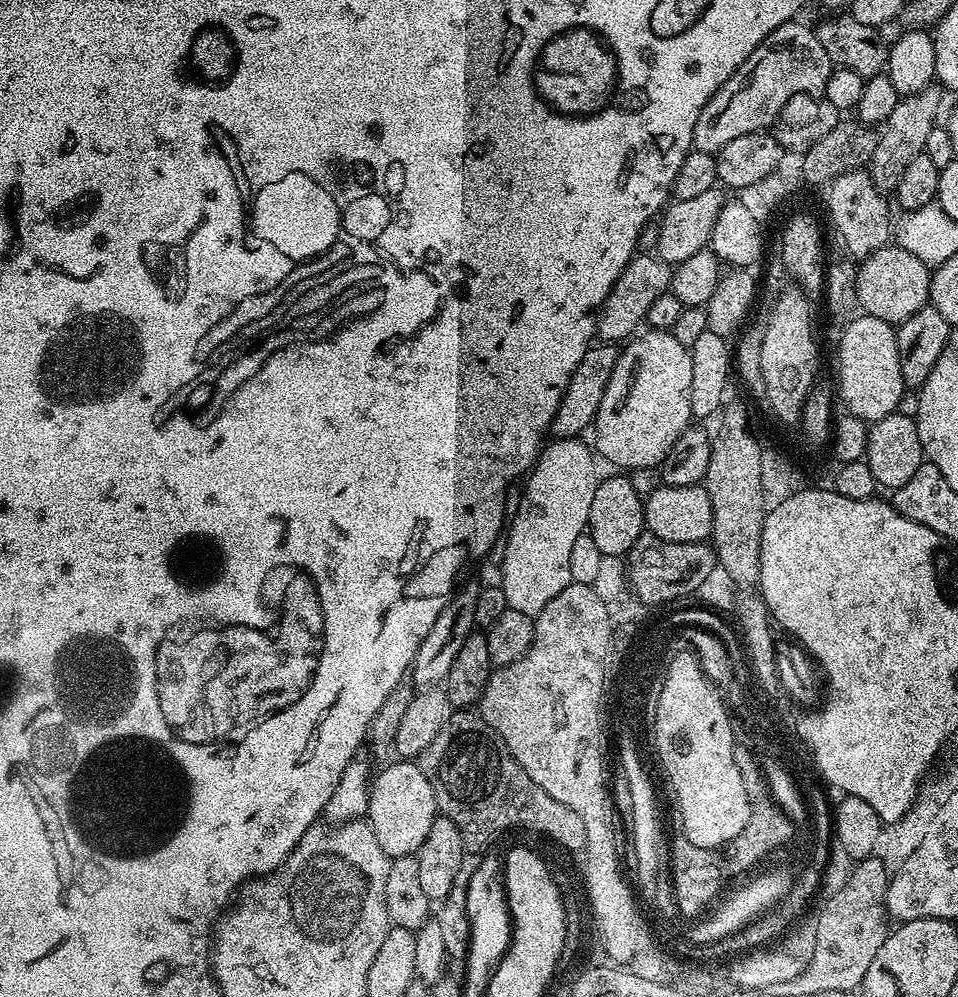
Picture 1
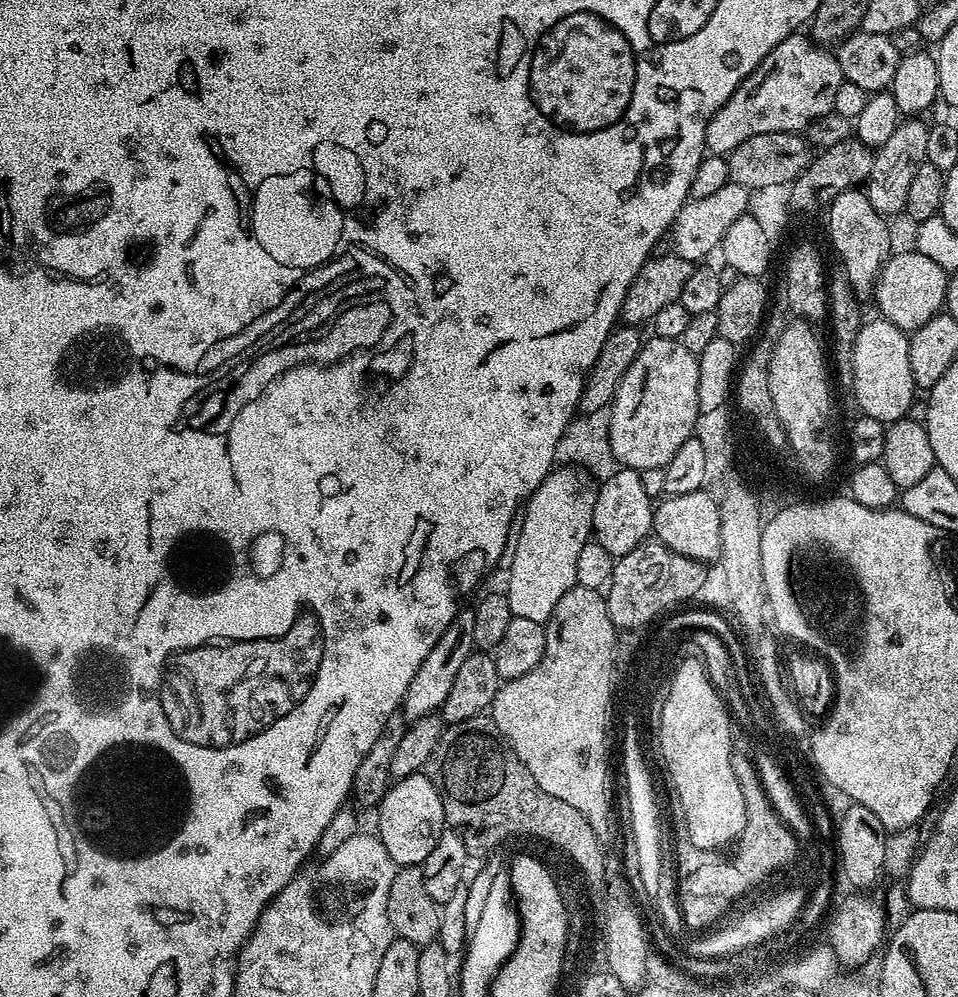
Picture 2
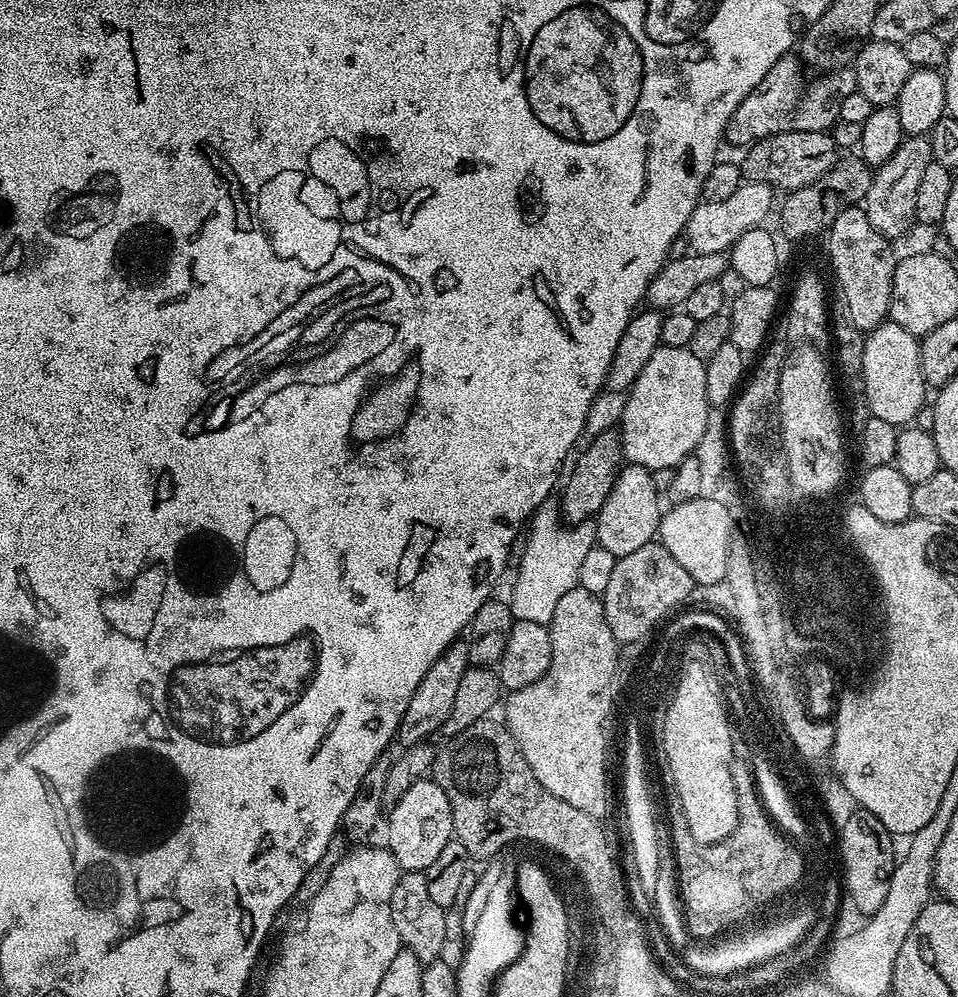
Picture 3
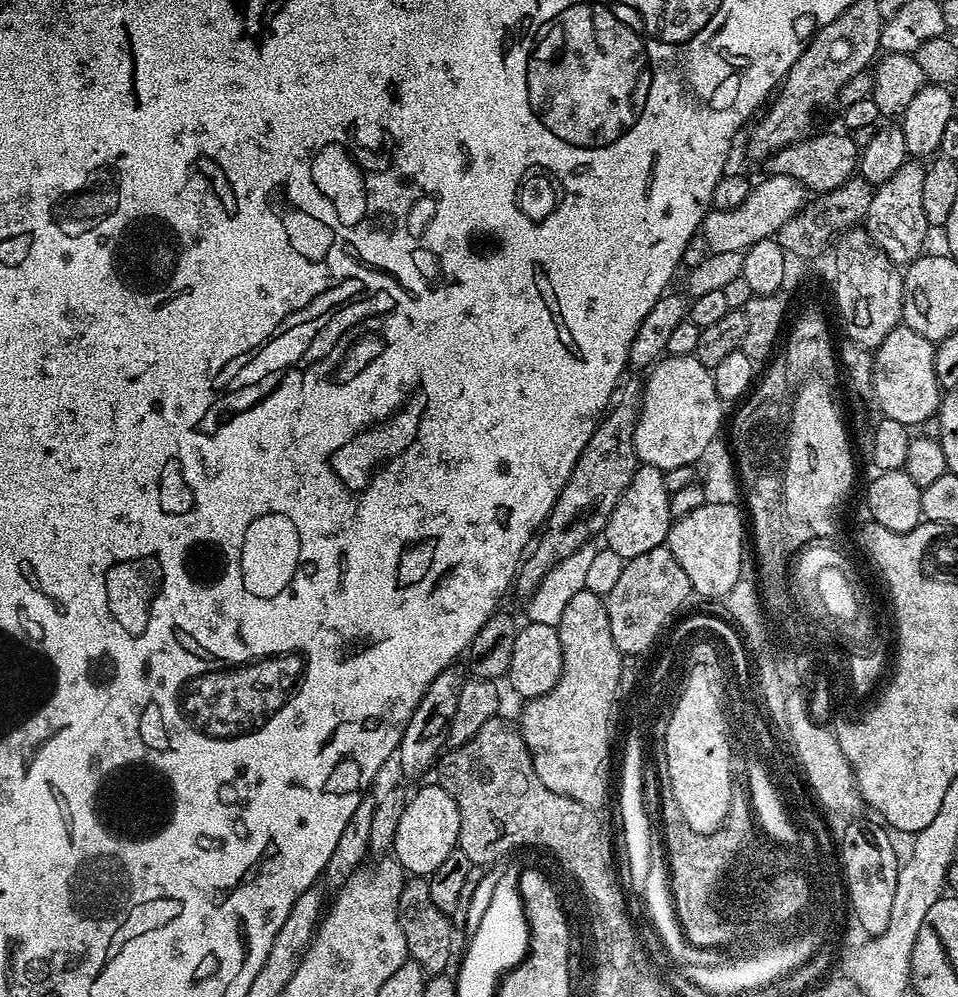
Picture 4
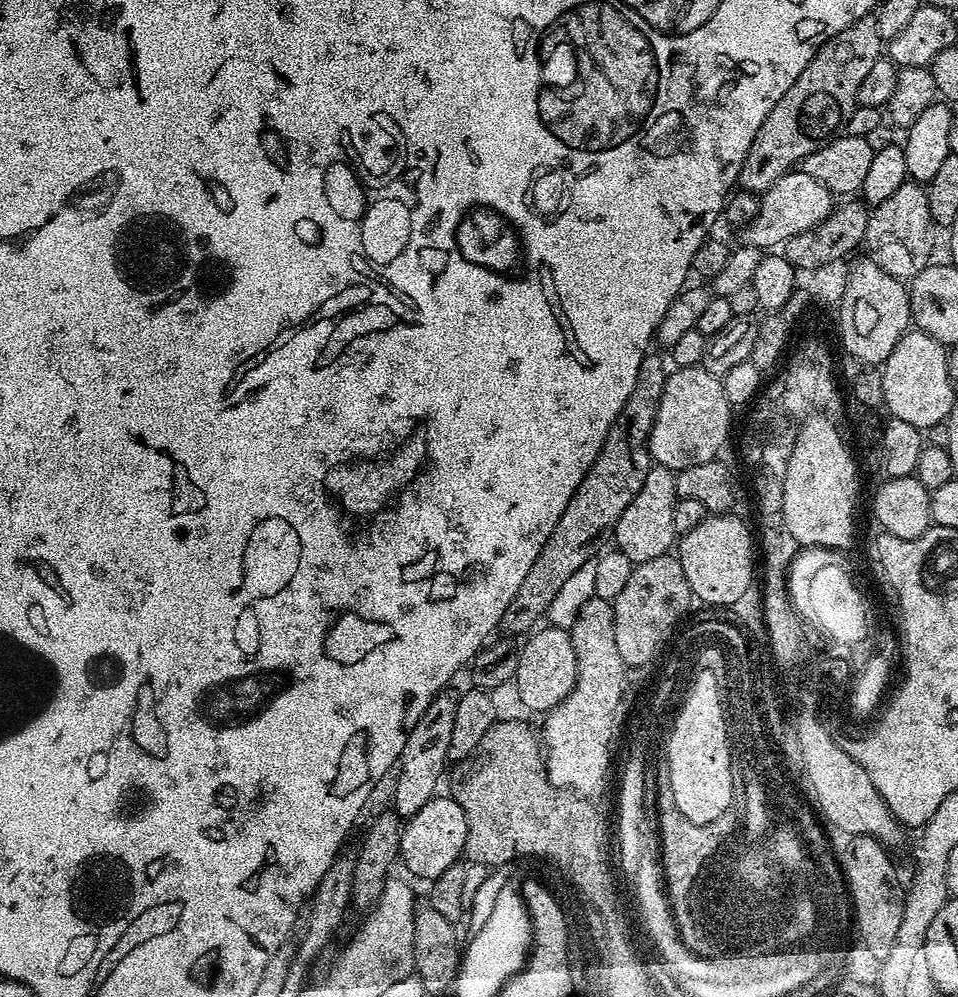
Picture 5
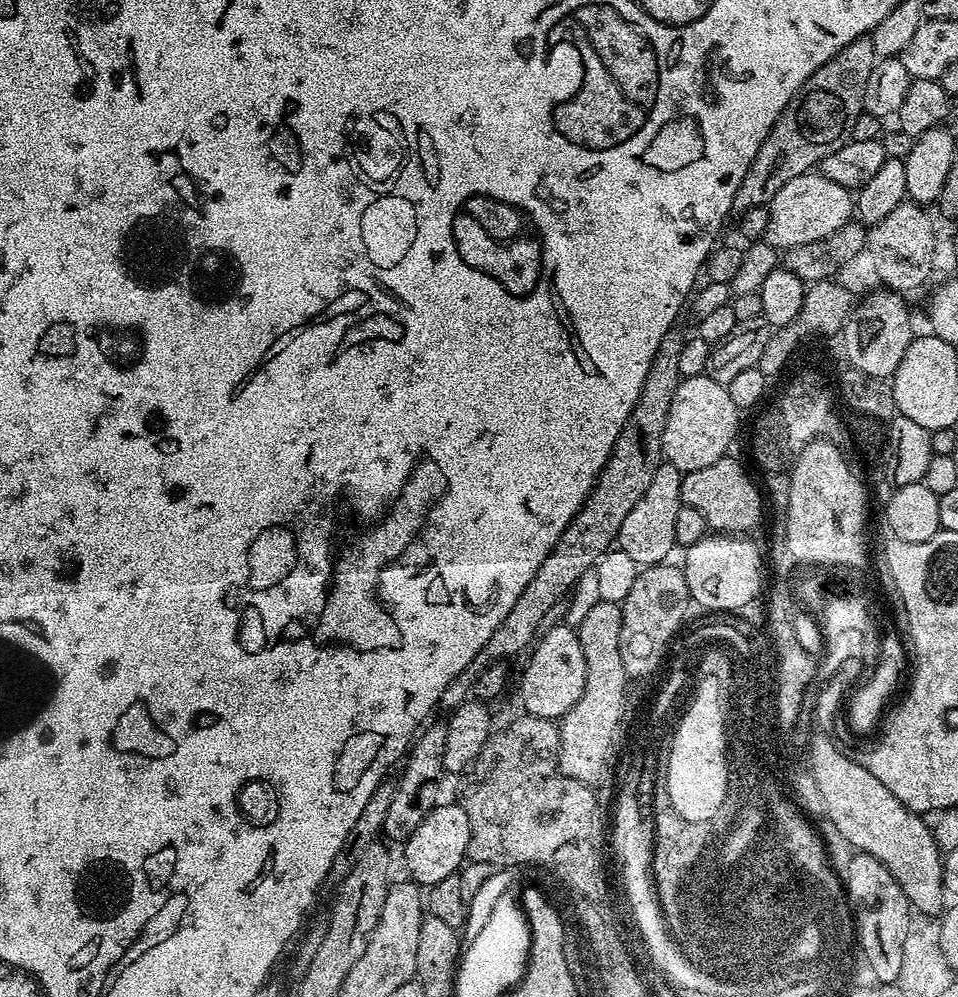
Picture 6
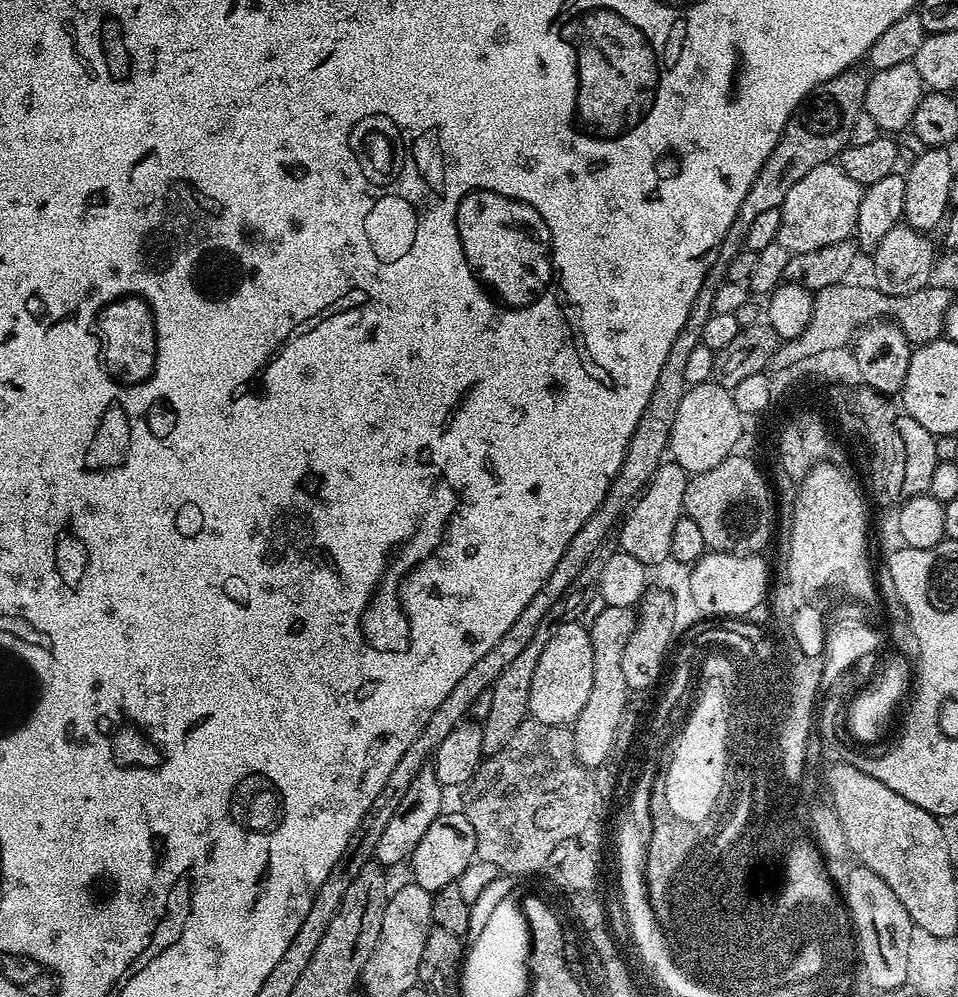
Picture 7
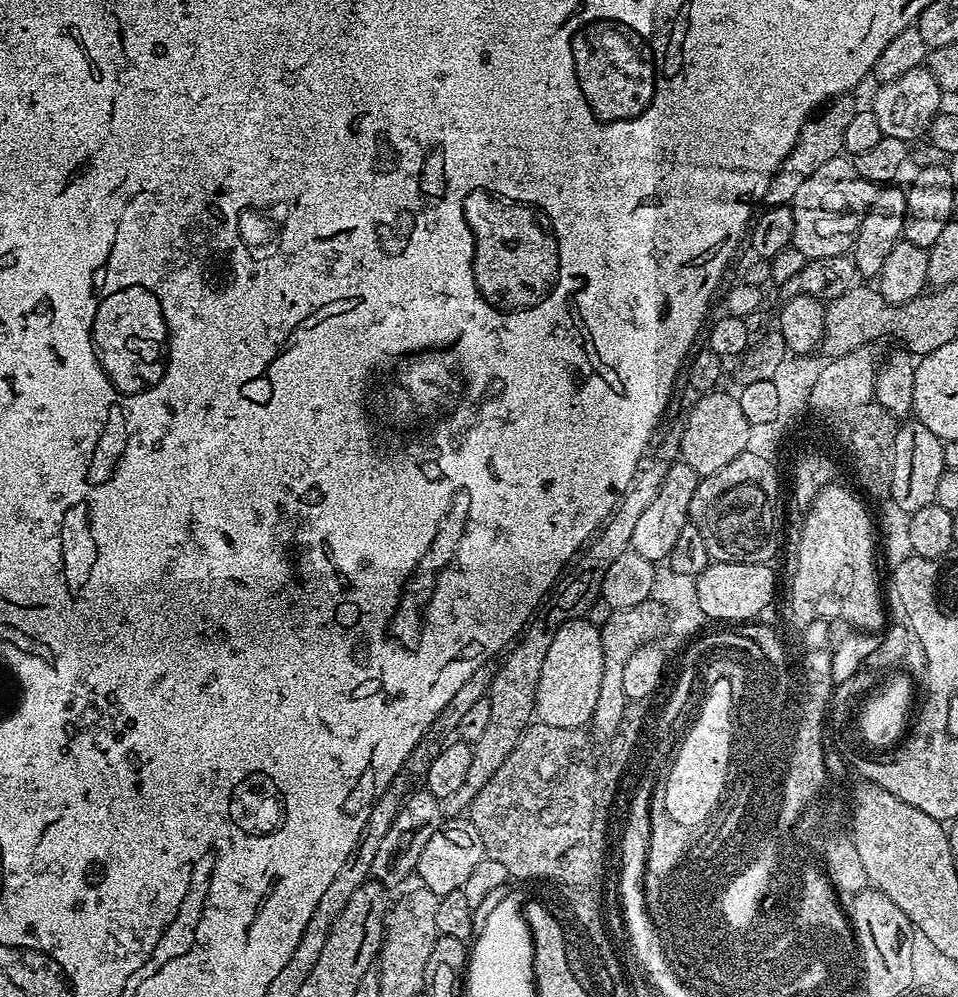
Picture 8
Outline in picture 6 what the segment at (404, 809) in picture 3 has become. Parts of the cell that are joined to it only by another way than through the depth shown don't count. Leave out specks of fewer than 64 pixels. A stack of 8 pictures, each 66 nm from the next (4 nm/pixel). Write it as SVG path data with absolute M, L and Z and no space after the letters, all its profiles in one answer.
M458 802L452 804L437 803L435 808L418 822L418 830L403 841L404 860L408 863L408 872L413 881L421 886L431 886L442 882L442 878L457 875L466 863L470 846L470 818Z

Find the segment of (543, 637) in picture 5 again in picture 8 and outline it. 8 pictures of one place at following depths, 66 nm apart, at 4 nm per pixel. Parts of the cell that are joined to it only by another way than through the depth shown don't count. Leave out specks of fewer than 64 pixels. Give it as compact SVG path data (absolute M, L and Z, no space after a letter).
M587 618L567 620L559 625L554 634L554 642L550 642L550 650L546 650L546 658L542 662L542 675L536 687L535 719L541 724L558 726L559 728L584 728L591 721L598 704L598 690L602 690L602 638L597 625L591 624Z

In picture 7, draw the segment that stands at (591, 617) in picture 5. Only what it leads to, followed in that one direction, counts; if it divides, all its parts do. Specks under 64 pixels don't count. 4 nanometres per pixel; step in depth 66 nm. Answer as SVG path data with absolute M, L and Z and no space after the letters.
M606 606L598 618L588 628L590 646L594 646L594 686L590 686L590 698L586 698L586 706L582 706L582 714L578 714L576 723L571 725L572 741L576 756L589 770L594 770L594 762L603 765L600 757L602 738L618 738L606 728L606 712L614 712L614 700L620 700L620 684L626 682L621 676L622 654L626 650L626 642L636 629L636 612L622 606Z

